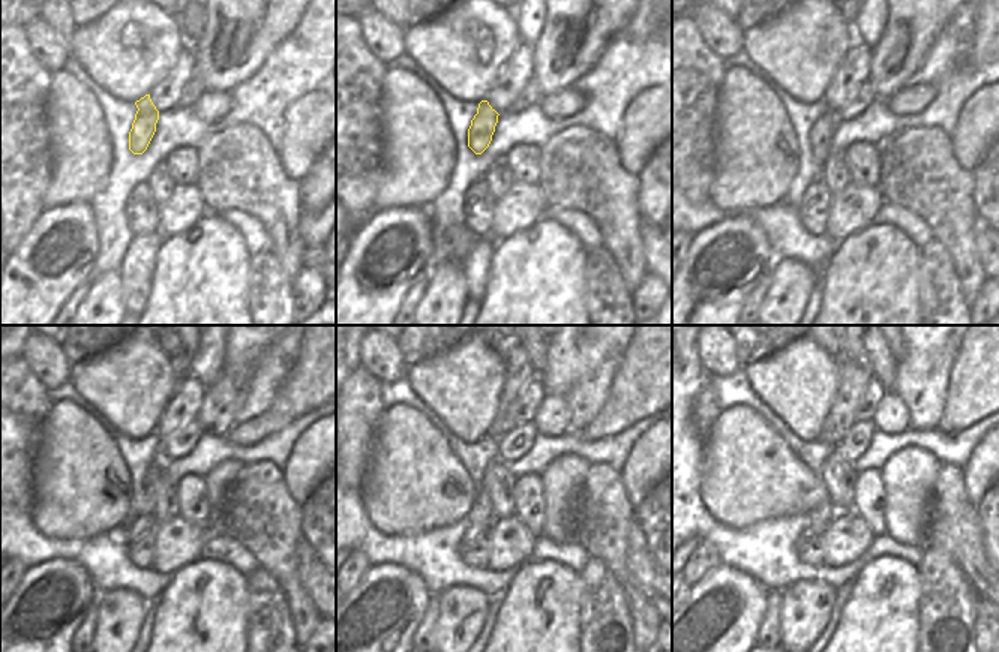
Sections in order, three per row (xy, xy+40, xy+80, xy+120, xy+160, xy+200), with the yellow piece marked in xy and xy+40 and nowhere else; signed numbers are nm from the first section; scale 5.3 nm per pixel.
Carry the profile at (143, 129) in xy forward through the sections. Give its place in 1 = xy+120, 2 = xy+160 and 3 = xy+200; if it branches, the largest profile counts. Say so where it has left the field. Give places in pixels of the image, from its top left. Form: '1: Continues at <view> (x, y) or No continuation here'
1: Continues at xy+120 (152, 475)
2: Continues at xy+160 (482, 508)
3: Continues at xy+200 (824, 513).

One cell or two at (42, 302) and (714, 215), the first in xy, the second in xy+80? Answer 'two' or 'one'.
two

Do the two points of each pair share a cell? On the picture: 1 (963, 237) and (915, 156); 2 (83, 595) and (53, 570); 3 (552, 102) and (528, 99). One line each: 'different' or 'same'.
1: same
2: same
3: different

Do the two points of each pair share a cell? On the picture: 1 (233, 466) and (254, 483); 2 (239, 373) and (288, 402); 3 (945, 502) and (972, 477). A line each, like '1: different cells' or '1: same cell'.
1: different cells
2: different cells
3: different cells

